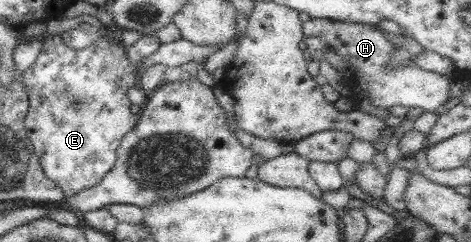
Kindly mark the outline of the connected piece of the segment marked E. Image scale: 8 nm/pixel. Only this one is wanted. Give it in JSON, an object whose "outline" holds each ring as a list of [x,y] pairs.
{"outline":[[[104,26],[99,32],[102,38],[84,50],[72,50],[65,46],[62,40],[63,33],[55,35],[46,34],[45,37],[48,38],[42,42],[42,50],[38,55],[37,61],[31,68],[21,73],[23,85],[25,85],[25,91],[27,91],[27,98],[29,99],[29,111],[24,121],[24,128],[33,144],[33,150],[37,152],[37,156],[39,156],[39,160],[41,160],[43,172],[45,172],[49,180],[53,180],[53,182],[63,190],[64,196],[75,196],[77,192],[81,192],[85,190],[85,188],[93,188],[93,185],[99,184],[109,170],[113,168],[113,164],[115,164],[117,160],[117,148],[119,148],[121,140],[123,140],[123,137],[125,137],[140,120],[139,114],[135,115],[131,112],[132,103],[127,96],[129,88],[139,86],[138,69],[137,66],[127,61],[128,55],[125,46],[111,36],[110,30],[111,29],[105,28]]]}

